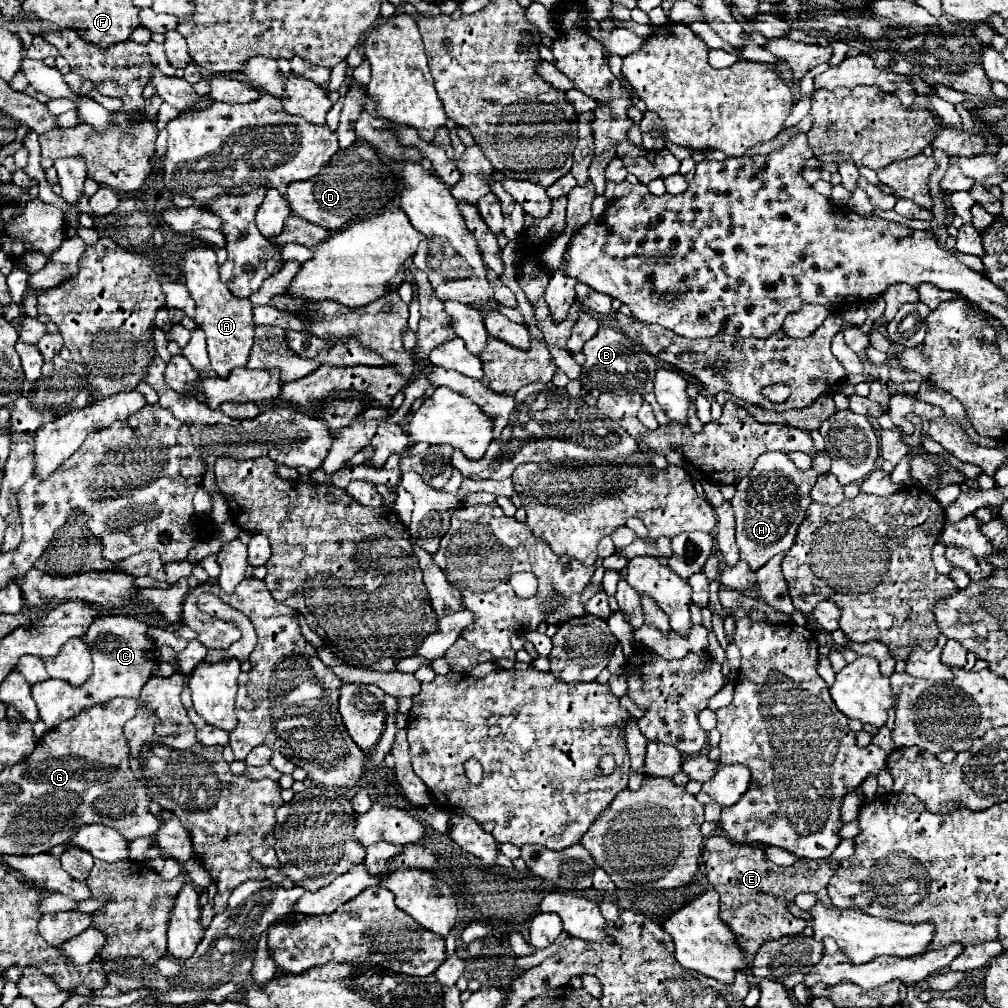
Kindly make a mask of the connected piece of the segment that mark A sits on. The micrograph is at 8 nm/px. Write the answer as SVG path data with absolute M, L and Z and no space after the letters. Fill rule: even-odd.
M198 245L186 249L182 255L182 275L190 297L196 301L196 325L204 329L208 339L210 367L220 375L228 377L234 367L248 361L250 347L254 343L254 321L252 305L248 299L236 299L230 289L220 281L220 271L216 263L216 251L210 245Z

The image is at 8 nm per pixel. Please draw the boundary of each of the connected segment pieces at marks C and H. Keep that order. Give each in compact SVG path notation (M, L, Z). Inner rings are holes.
M106 615L98 617L86 631L84 643L90 653L96 657L96 667L92 677L80 685L72 687L68 681L46 679L42 683L32 685L32 697L38 703L40 719L48 725L48 729L56 727L56 723L68 719L76 711L90 707L92 703L104 703L114 697L138 699L144 683L152 677L152 669L156 665L156 645L148 637L148 625L130 615Z
M770 451L760 455L752 471L736 485L736 495L730 501L736 515L736 545L740 549L740 559L746 561L752 571L792 547L796 529L804 519L806 507L812 503L810 489L820 475L829 471L828 451L816 453L812 471L800 471L786 453Z

